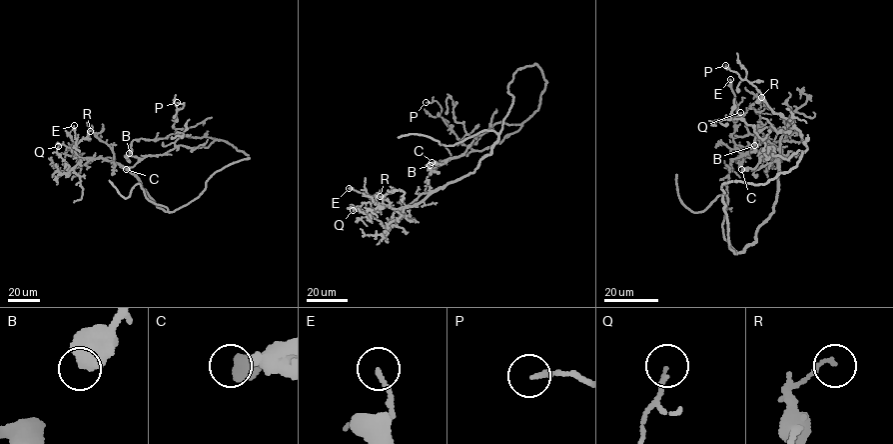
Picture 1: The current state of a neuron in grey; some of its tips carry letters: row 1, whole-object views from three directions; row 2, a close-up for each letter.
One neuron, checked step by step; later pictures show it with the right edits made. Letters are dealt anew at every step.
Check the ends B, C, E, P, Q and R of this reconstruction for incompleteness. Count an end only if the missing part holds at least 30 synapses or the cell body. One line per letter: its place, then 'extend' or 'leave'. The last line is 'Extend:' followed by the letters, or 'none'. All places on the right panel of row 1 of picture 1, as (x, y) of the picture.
B: at (754, 145); leave
C: at (741, 169); leave
E: at (730, 79); leave
P: at (725, 65); leave
Q: at (740, 112); leave
R: at (761, 97); leave
Extend: none

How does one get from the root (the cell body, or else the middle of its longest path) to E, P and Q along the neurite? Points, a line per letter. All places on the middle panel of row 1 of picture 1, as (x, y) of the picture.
E: (510, 94), (513, 99), (498, 141), (472, 172), (414, 205), (400, 208), (385, 206), (349, 188)
P: (510, 94), (514, 73), (536, 64), (546, 82), (538, 109), (478, 151), (456, 138), (437, 102), (426, 102)
Q: (510, 94), (513, 99), (498, 141), (475, 170), (433, 191), (413, 205), (392, 209), (368, 202), (353, 210)

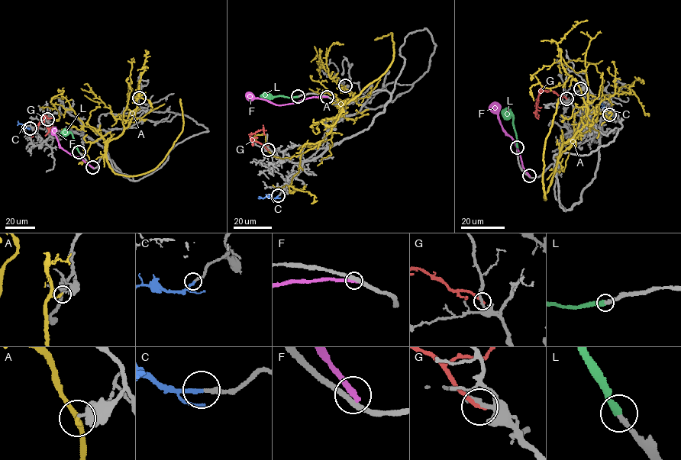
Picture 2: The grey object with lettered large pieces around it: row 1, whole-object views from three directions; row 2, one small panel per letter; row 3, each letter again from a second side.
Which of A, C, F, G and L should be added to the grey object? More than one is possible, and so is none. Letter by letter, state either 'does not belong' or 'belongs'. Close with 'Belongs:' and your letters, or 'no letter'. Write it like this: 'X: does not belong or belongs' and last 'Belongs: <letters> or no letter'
A: does not belong
C: belongs
F: does not belong
G: does not belong
L: belongs
Belongs: C, L

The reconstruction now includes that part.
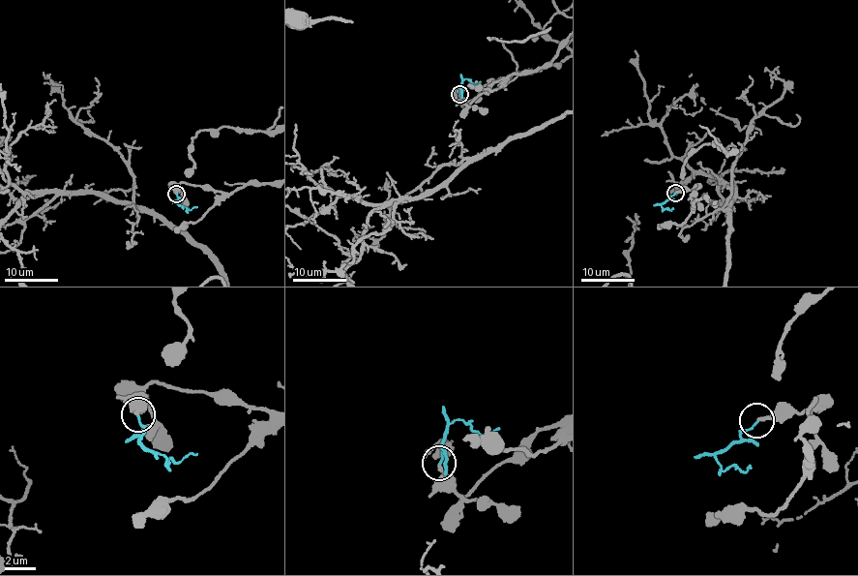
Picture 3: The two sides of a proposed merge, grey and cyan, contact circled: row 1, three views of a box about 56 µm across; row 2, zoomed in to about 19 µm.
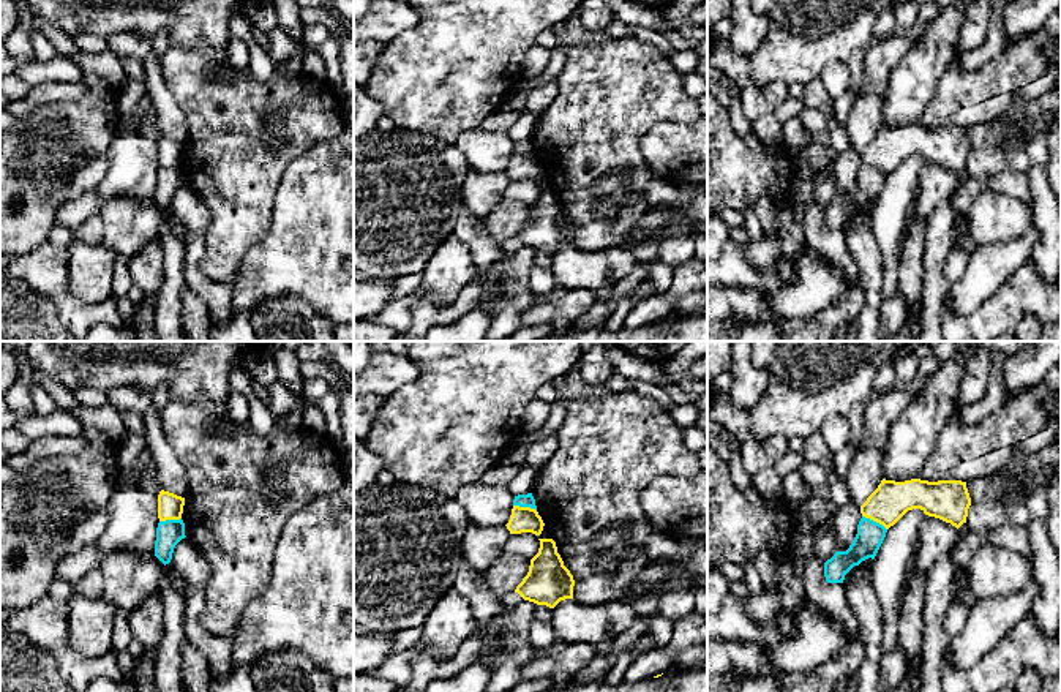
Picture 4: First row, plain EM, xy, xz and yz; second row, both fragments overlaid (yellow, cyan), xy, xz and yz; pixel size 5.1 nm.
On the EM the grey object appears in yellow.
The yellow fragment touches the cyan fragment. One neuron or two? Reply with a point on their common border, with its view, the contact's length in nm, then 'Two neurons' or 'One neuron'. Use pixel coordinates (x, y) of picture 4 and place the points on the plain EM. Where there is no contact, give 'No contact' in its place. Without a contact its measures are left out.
Touches yellow at yz (875, 166). Shared border 150 nm. Two neurons

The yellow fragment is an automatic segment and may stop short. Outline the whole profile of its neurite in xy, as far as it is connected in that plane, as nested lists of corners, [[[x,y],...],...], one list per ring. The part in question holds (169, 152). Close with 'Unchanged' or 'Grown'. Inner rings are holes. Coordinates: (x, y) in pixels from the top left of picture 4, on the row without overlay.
[[[161,136],[158,141],[159,167],[180,166],[183,160],[183,152],[185,152],[185,144]]]. Unchanged

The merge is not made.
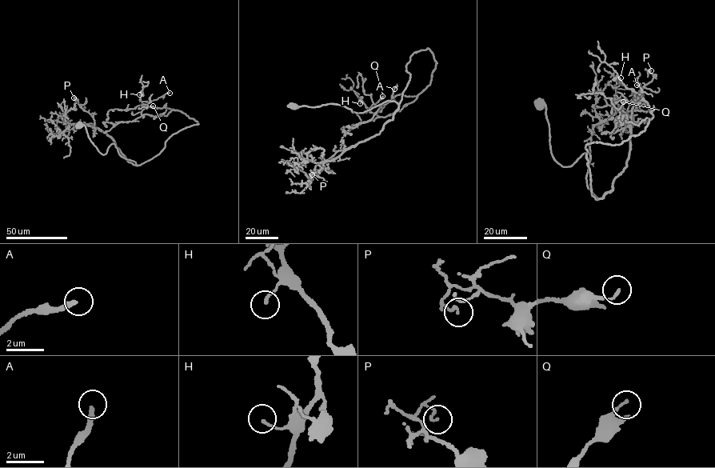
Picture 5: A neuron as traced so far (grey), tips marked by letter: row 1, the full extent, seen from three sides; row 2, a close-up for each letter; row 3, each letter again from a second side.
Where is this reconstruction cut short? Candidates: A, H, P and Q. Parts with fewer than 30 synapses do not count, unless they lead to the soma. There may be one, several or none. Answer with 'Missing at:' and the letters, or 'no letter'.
Missing at: A

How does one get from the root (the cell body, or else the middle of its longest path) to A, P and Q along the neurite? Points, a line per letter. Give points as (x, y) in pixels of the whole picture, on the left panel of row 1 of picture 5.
A: (79, 125), (102, 154), (113, 143), (140, 165), (172, 134), (198, 124), (178, 110), (142, 104), (169, 93)
P: (79, 125), (85, 126), (102, 154), (113, 143), (119, 154), (136, 165), (94, 126), (93, 118), (73, 98)
Q: (79, 125), (102, 154), (113, 143), (140, 165), (172, 134), (198, 124), (177, 110), (141, 115), (153, 106)

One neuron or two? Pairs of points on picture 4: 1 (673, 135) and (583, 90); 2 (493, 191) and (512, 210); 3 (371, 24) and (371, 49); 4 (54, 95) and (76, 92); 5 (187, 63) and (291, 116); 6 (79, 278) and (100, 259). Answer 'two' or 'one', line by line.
1: two
2: two
3: two
4: one
5: one
6: one

